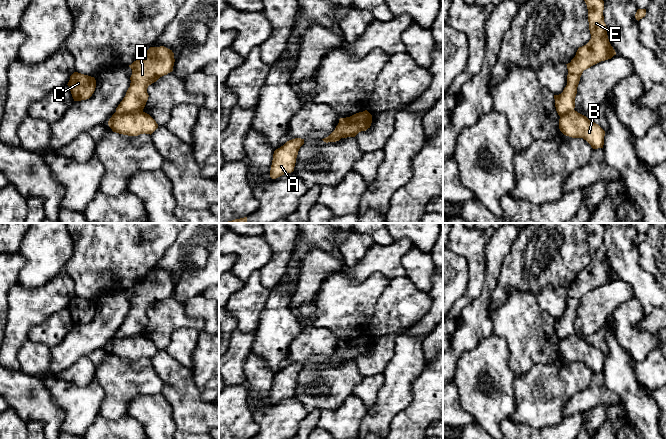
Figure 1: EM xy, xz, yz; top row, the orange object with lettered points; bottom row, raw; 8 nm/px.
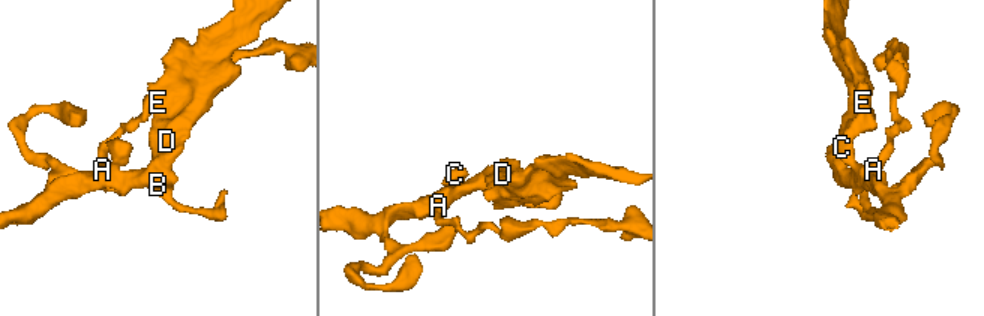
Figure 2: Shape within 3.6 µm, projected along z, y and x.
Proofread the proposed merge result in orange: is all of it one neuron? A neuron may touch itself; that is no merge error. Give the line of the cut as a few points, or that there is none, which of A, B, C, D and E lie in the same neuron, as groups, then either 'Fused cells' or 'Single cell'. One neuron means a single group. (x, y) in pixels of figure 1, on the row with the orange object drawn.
Split along xz (371, 117), (355, 122), (339, 123). Groups: A B C / D E. Fused cells

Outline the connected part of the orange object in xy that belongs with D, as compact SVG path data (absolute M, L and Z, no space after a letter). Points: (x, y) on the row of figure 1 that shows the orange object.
M160 46L150 47L139 60L129 65L132 69L130 87L115 113L143 111L149 97L148 86L172 72L174 62L172 50Z

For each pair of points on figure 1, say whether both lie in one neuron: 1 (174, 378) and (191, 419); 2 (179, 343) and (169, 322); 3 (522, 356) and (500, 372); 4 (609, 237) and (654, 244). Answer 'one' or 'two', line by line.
1: one
2: two
3: two
4: two

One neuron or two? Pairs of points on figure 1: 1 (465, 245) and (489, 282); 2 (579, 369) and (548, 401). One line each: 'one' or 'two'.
1: two
2: one

